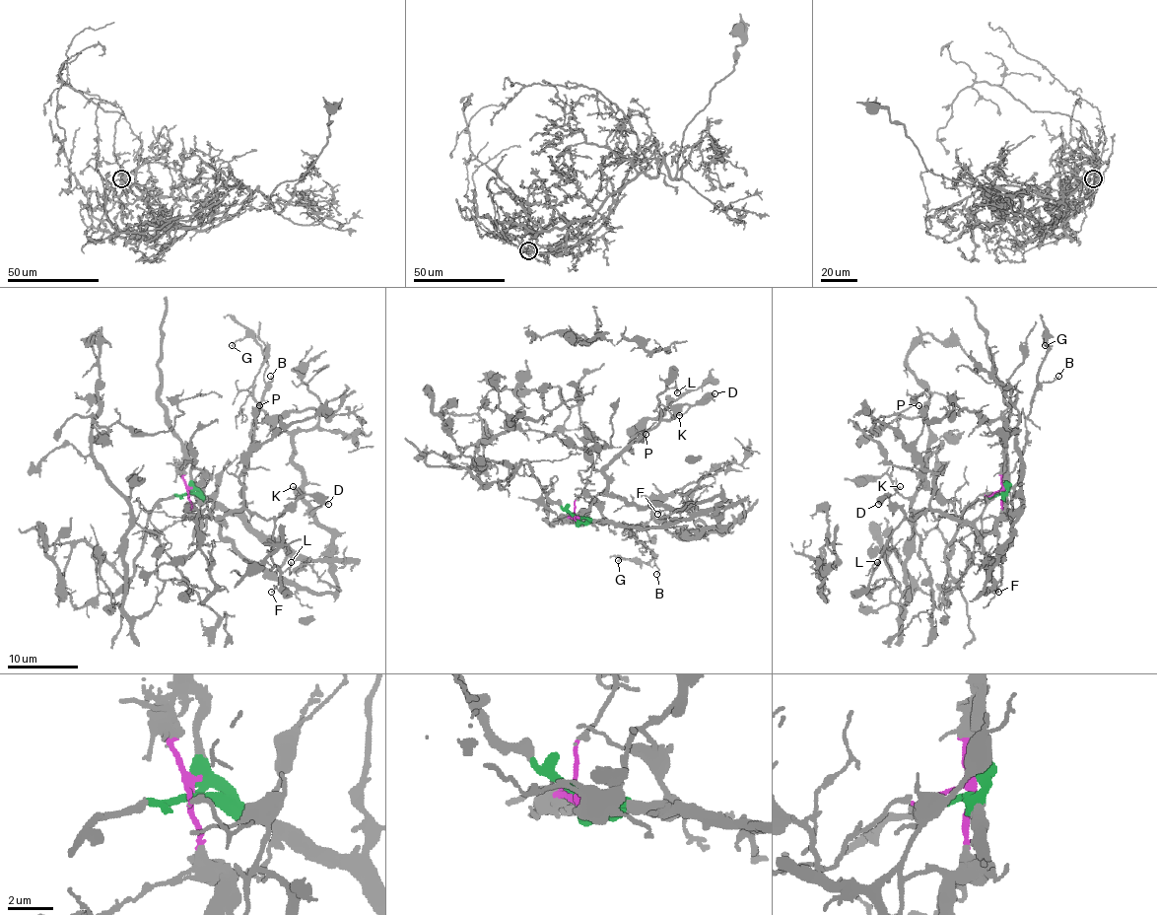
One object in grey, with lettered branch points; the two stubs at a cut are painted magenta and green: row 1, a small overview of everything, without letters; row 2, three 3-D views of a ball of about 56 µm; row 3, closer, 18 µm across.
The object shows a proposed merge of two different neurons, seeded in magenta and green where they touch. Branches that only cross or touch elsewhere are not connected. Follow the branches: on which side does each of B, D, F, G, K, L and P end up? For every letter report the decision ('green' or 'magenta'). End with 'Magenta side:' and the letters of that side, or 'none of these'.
B: green
D: magenta
F: magenta
G: green
K: magenta
L: magenta
P: magenta
Magenta side: D, F, K, L, P

